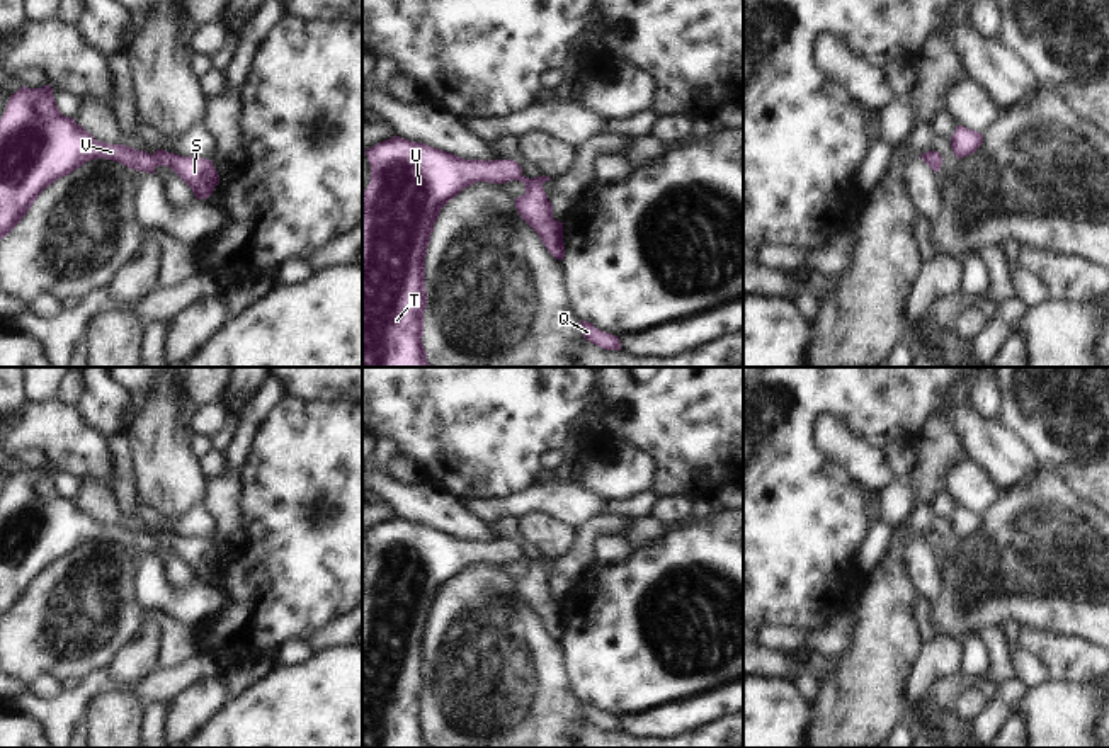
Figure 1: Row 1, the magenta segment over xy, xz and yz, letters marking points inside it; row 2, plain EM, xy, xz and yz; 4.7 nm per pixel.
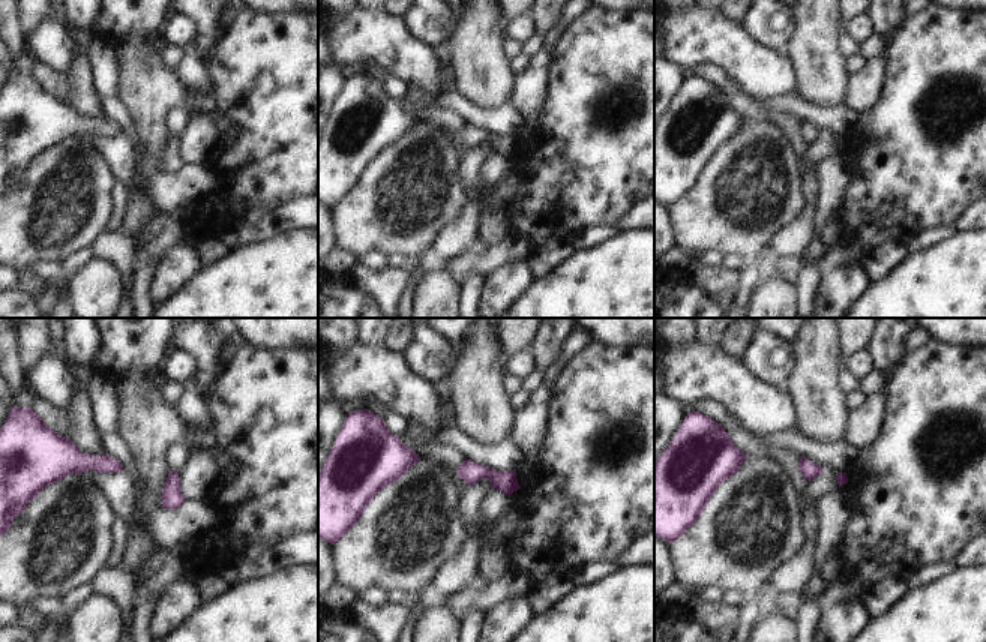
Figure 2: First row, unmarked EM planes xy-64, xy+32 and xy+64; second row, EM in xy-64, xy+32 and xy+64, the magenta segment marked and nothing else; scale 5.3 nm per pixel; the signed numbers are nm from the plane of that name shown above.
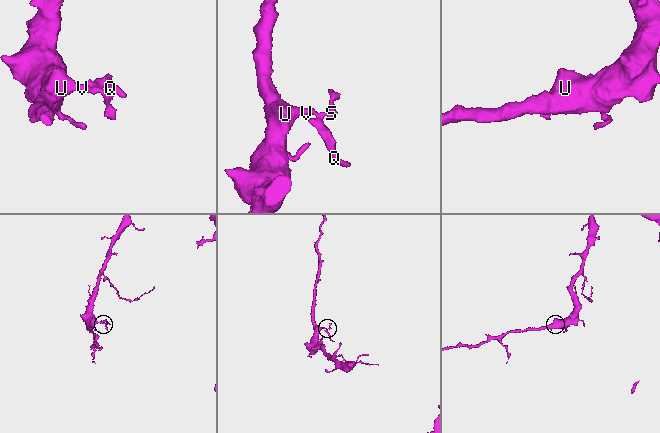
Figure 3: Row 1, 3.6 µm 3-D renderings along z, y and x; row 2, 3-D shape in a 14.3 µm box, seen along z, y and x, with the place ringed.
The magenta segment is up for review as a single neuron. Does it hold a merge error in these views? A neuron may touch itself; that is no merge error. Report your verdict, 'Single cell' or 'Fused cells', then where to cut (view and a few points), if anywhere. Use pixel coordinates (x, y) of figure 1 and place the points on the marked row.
Single cell. No split

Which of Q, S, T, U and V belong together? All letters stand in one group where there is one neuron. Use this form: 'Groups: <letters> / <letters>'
Groups: Q S T U V

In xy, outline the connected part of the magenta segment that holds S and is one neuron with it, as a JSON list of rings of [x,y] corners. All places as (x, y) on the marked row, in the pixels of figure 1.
[[[49,85],[22,87],[10,95],[0,119],[0,240],[22,221],[48,185],[97,158],[148,173],[160,165],[170,167],[196,199],[208,199],[219,184],[213,160],[165,150],[150,155],[97,141],[73,117],[60,112]]]

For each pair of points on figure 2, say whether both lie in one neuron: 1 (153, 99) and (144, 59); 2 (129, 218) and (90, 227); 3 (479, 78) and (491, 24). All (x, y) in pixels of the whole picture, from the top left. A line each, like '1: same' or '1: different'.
1: same
2: different
3: same

